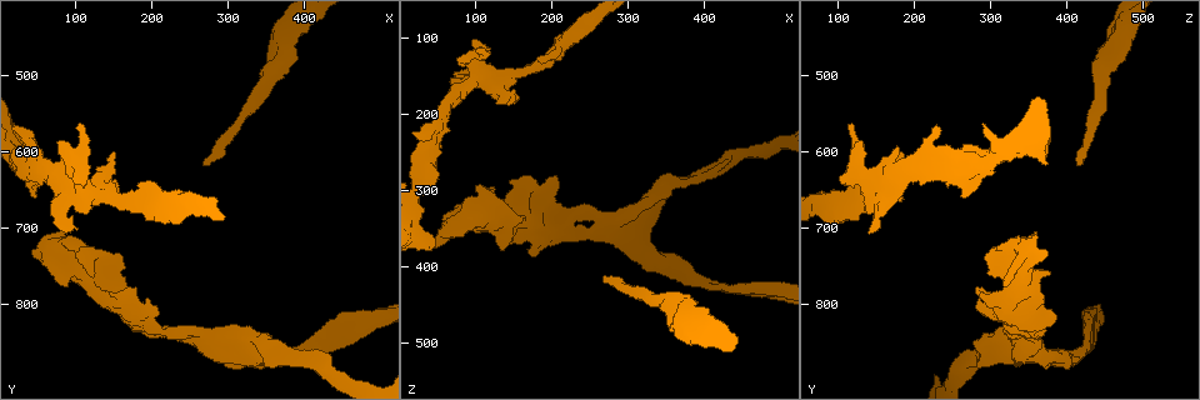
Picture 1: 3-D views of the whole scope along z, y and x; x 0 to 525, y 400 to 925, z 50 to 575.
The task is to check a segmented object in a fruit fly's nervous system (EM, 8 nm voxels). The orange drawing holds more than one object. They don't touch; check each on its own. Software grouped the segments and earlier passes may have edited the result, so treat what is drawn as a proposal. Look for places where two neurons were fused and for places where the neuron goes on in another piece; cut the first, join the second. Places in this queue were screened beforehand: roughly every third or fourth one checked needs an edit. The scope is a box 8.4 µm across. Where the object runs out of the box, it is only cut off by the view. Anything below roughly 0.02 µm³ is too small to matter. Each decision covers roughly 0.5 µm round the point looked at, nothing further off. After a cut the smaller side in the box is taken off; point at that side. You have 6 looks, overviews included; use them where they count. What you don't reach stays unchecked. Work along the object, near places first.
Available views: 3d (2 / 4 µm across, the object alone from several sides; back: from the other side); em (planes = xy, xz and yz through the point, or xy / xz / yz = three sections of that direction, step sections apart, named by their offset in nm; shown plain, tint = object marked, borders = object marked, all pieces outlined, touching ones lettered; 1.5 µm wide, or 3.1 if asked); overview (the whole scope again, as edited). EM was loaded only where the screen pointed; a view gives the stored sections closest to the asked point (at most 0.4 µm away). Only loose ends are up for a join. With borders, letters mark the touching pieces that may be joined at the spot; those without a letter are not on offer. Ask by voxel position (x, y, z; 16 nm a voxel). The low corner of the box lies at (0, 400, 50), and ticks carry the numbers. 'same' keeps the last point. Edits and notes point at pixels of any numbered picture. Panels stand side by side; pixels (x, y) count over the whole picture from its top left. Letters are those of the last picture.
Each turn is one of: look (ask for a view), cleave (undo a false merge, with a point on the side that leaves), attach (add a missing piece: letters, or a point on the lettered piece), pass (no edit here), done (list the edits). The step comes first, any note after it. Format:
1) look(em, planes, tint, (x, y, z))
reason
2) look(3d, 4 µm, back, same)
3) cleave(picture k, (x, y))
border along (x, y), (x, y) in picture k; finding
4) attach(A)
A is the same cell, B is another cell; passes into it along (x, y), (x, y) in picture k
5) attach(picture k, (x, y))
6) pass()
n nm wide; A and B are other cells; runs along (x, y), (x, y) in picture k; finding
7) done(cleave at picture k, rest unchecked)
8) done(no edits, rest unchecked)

look(em, planes, borders, (275, 615, 415))
long arm stops here

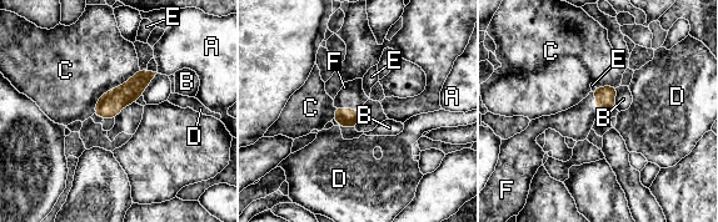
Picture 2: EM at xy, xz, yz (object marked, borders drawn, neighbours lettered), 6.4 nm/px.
attach(F)
F is the same cell, A, B, C, D and E are other cells; passes into it along (345, 117), (348, 109), (352, 95) in picture 2; the neuron continues

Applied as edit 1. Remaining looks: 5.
look(overview)
redraw

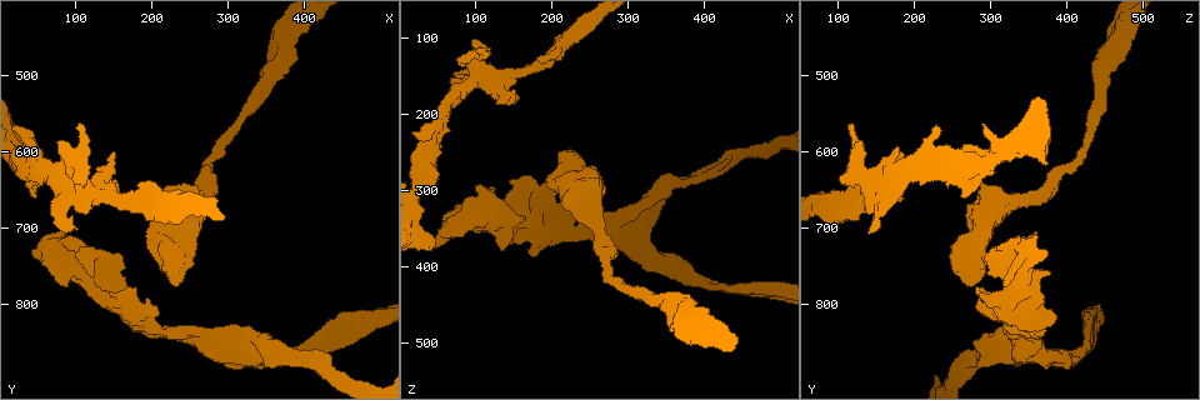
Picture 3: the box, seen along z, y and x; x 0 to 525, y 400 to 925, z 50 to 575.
look(em, planes, borders, (170, 815, 385))
thick end

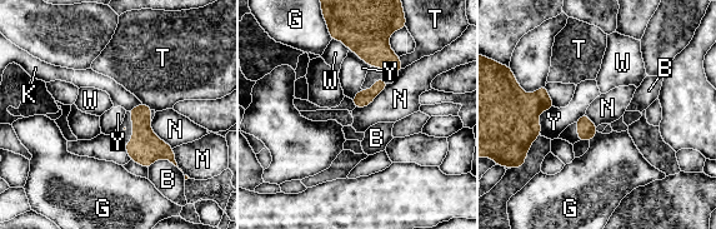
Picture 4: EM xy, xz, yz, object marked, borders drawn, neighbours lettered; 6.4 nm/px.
pass()
B, G, K, M, N, T, W and Y are other cells; none of them fits

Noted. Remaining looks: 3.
look(em, planes, borders, (440, 830, 425))
a fork

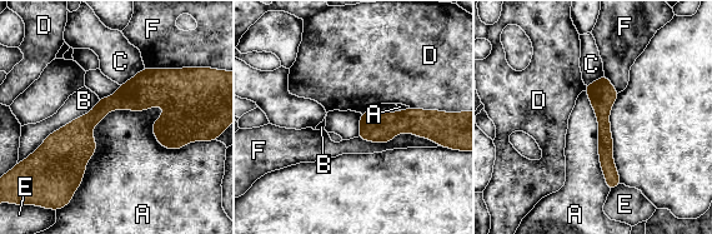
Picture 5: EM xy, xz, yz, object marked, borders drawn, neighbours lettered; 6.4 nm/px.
pass()
A, B, C, D, E and F are other cells; border along (197, 140), (71, 197) in picture 5; all the same neuron

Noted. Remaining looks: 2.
done(attach at picture 2, rest unchecked)

